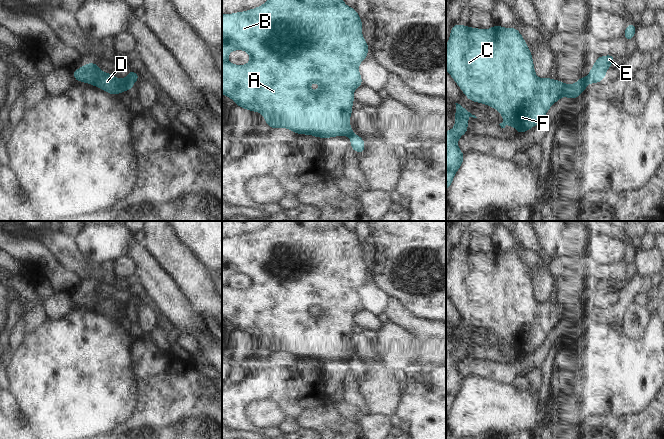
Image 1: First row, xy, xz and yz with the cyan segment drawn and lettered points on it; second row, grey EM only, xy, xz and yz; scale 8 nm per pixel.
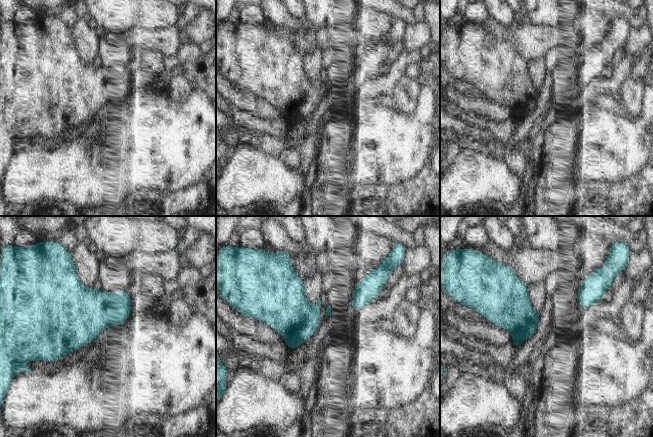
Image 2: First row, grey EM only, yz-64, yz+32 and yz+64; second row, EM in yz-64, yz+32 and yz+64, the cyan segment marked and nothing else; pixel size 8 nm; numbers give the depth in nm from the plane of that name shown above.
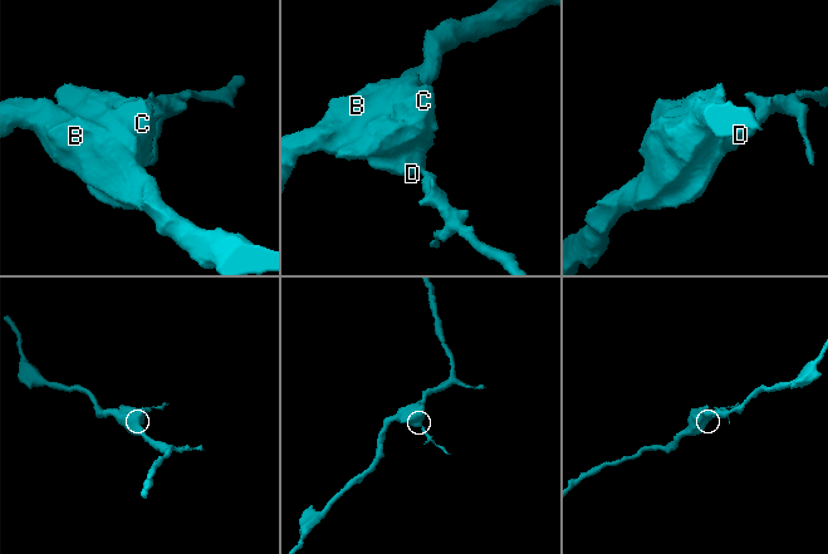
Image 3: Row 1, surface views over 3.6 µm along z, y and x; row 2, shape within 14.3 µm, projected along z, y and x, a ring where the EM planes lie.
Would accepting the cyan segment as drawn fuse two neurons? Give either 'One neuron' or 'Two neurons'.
Two neurons.

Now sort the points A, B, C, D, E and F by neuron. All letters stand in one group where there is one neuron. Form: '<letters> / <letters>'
A B C D F / E

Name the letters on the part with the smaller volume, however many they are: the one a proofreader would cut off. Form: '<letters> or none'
E

